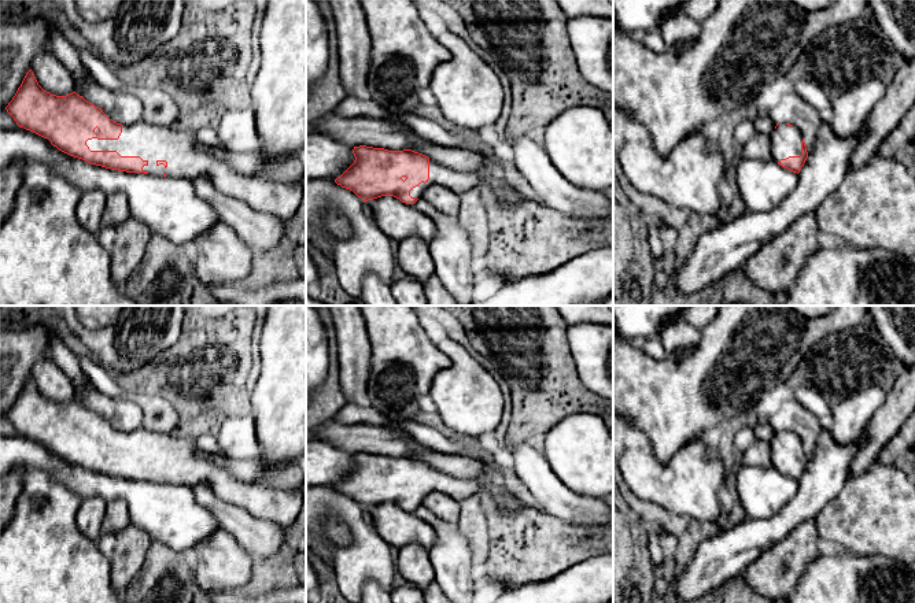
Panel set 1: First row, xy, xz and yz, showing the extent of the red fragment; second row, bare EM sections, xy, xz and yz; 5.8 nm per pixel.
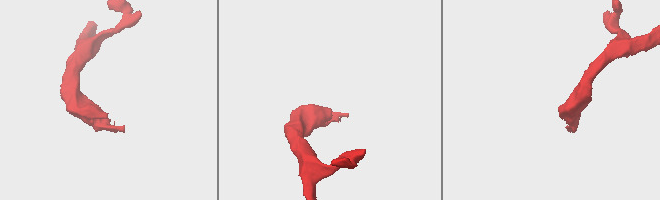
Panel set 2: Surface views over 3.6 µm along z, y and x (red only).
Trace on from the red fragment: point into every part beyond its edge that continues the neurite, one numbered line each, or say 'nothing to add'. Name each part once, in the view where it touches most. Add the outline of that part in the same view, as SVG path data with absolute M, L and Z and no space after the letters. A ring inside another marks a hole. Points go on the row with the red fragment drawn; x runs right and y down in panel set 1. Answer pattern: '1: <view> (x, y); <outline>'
1: xy (185, 159); M141 119L134 125L122 126L118 140L92 138L86 145L91 151L117 151L121 156L140 156L148 162L143 167L148 174L188 181L207 175L218 192L284 222L302 203L300 184L236 173L224 160L200 148L196 132L180 132Z

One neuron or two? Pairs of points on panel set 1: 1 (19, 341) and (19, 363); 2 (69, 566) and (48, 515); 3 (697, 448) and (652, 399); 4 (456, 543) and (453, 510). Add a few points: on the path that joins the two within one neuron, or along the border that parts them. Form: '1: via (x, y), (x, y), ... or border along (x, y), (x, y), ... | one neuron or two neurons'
1: via (19, 347), (19, 358) | one neuron
2: via (56, 554), (48, 546), (48, 528) | one neuron
3: border along (701, 436), (685, 444), (667, 462) | two neurons
4: border along (427, 507), (442, 520), (454, 525) | two neurons

